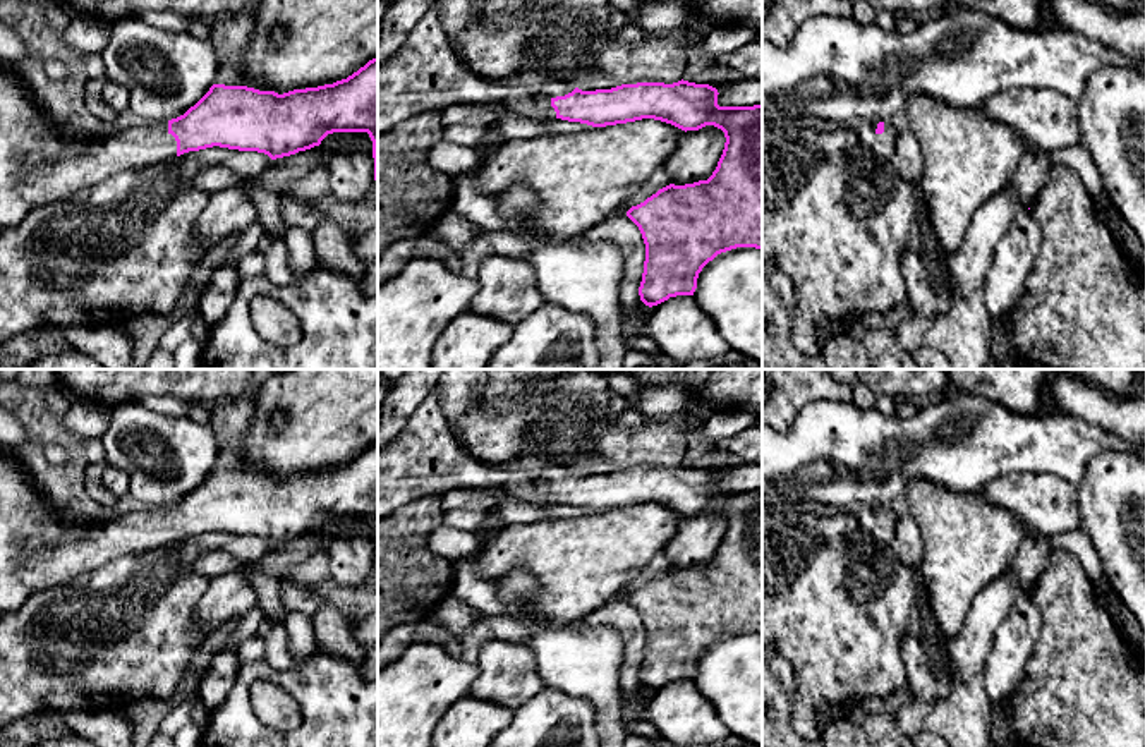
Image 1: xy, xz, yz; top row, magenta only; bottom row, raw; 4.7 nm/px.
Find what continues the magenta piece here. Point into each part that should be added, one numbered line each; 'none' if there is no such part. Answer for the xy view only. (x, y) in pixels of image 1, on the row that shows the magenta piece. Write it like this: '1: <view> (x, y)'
1: xy (40, 167)

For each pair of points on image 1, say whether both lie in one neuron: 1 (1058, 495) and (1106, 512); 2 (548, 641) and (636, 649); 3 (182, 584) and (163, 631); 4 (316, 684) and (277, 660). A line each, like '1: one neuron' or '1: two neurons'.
1: two neurons
2: two neurons
3: one neuron
4: two neurons

